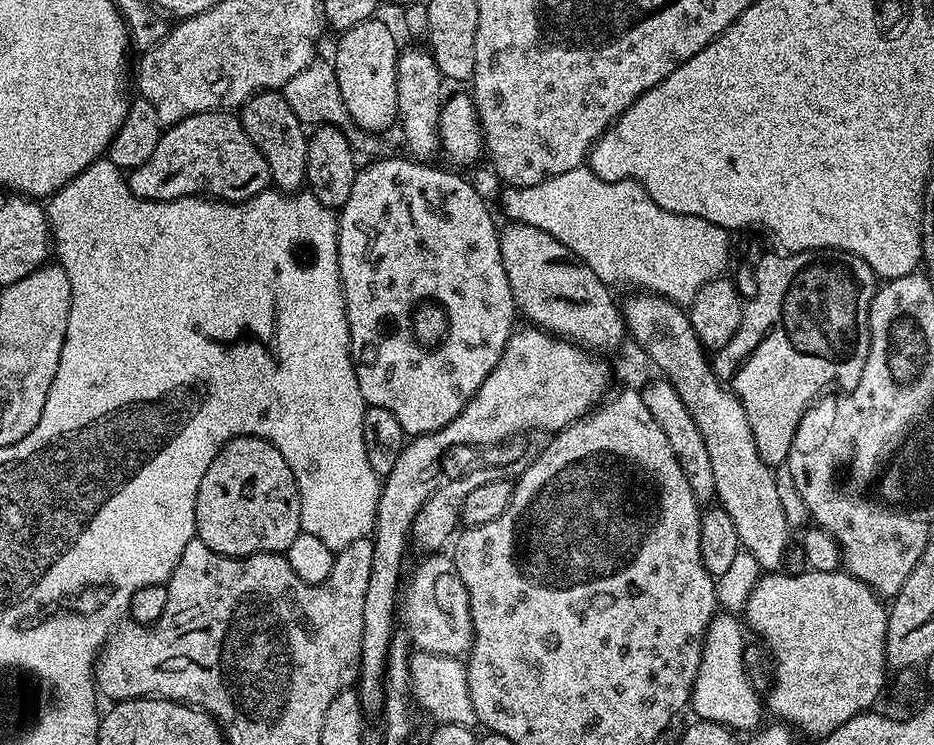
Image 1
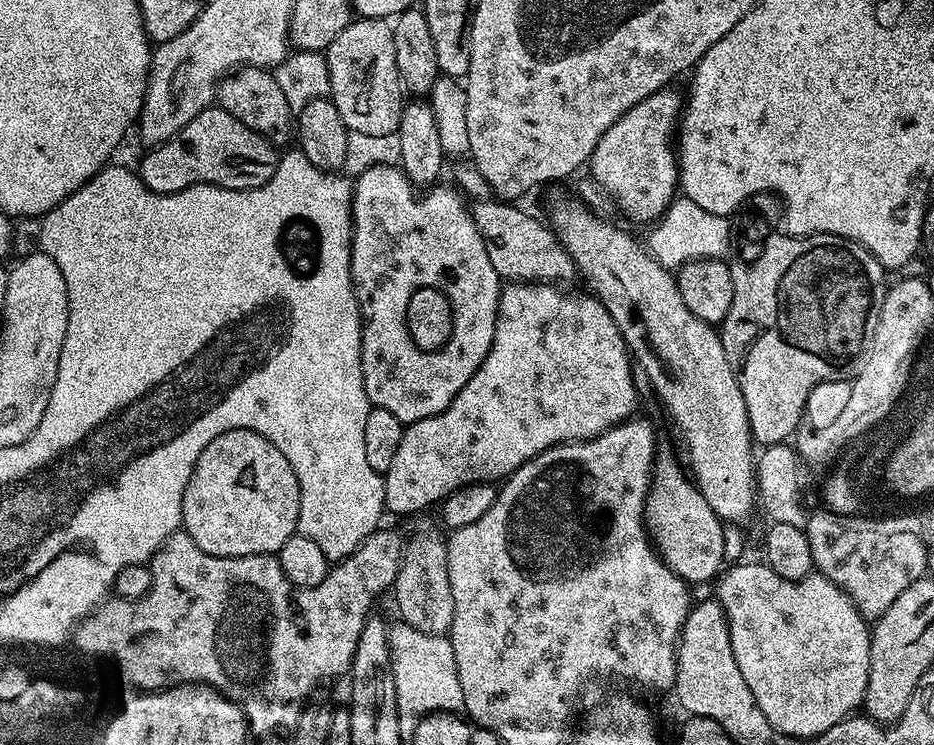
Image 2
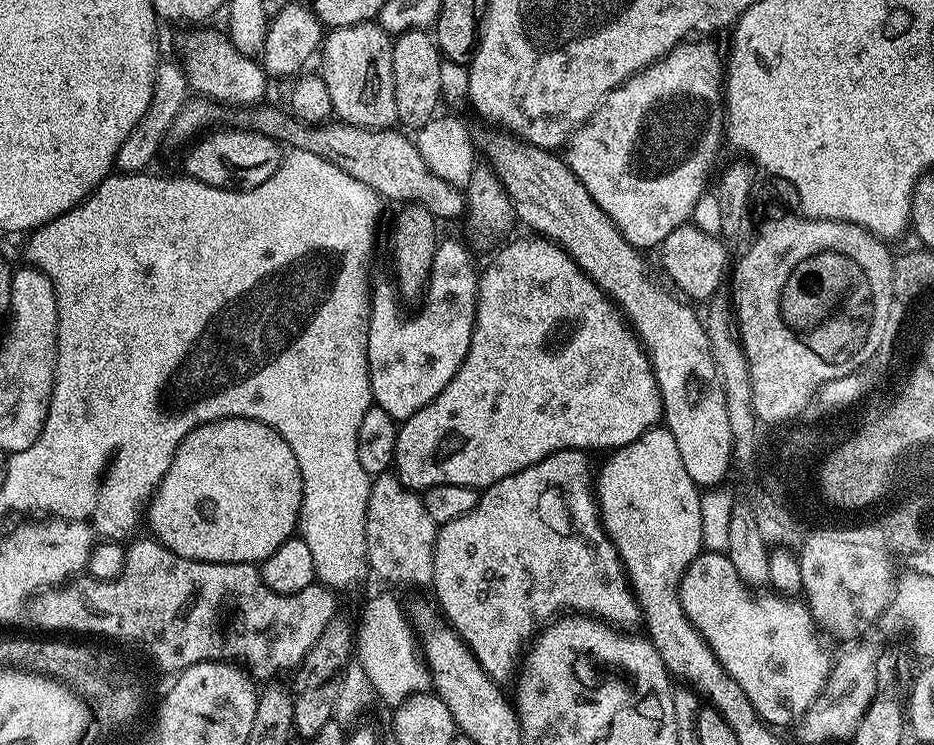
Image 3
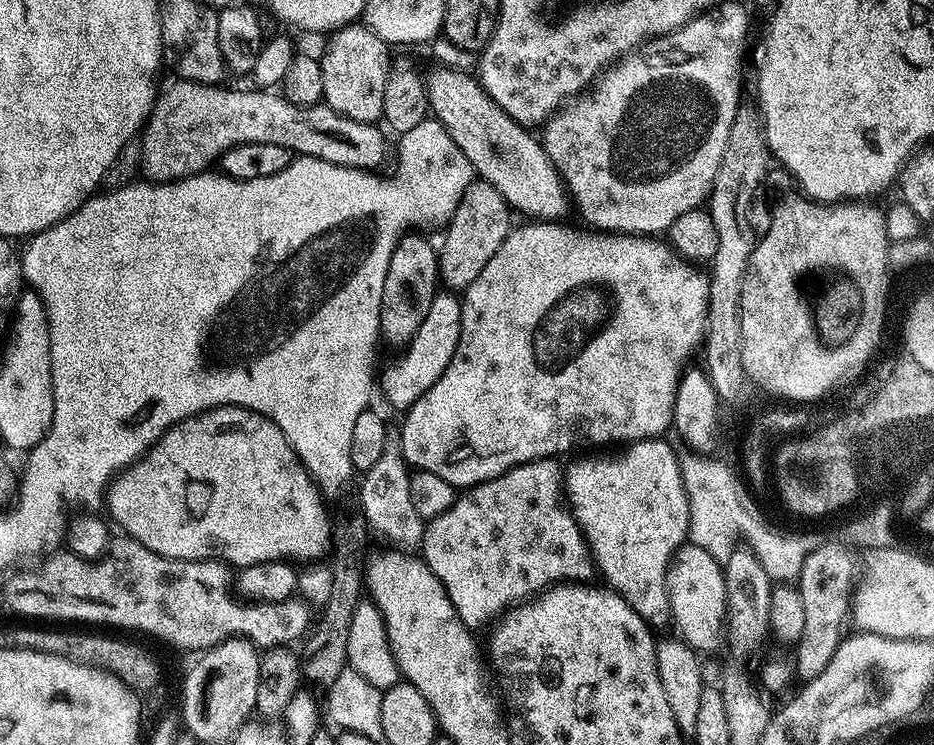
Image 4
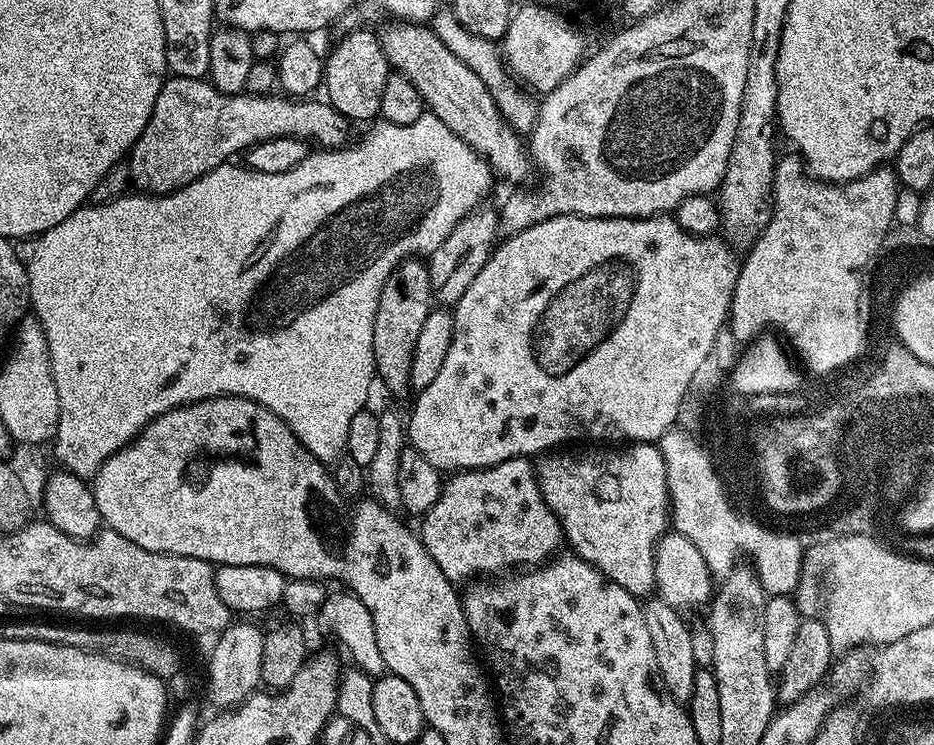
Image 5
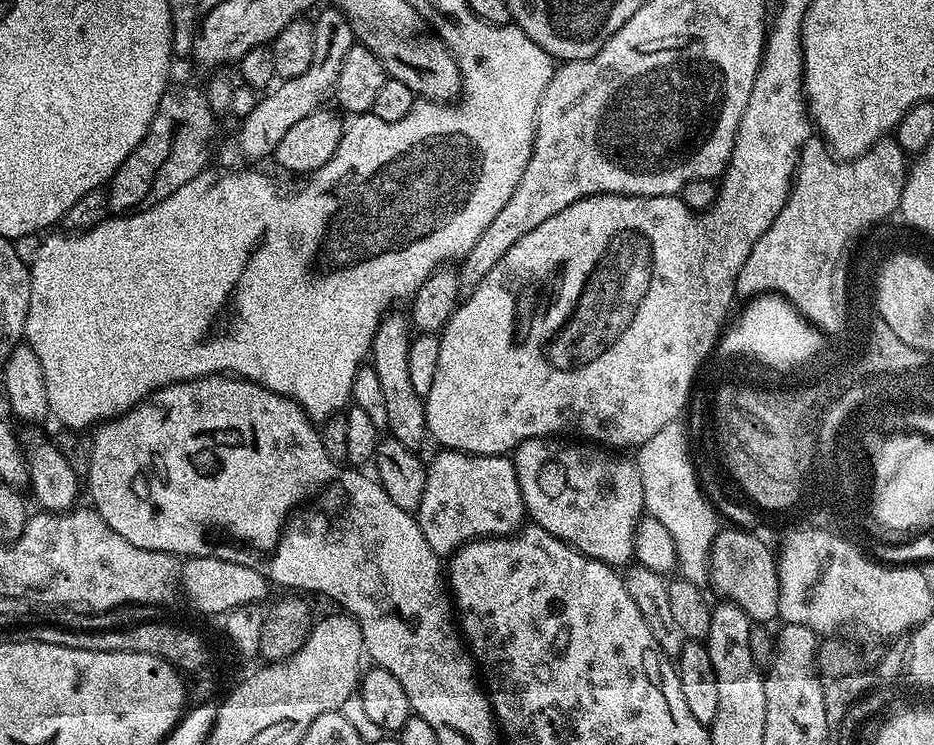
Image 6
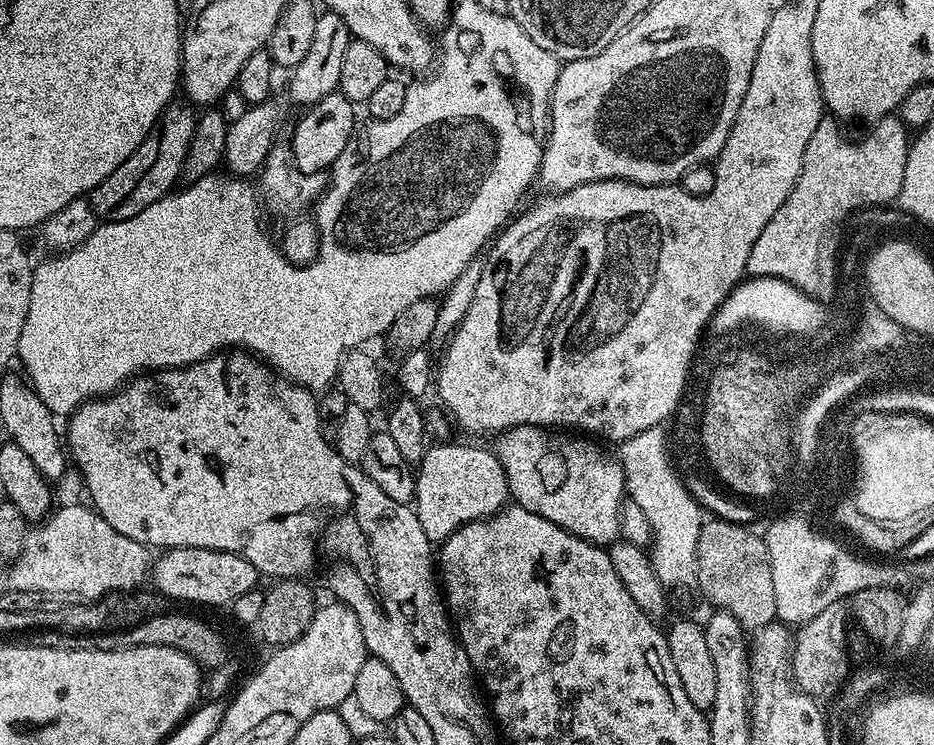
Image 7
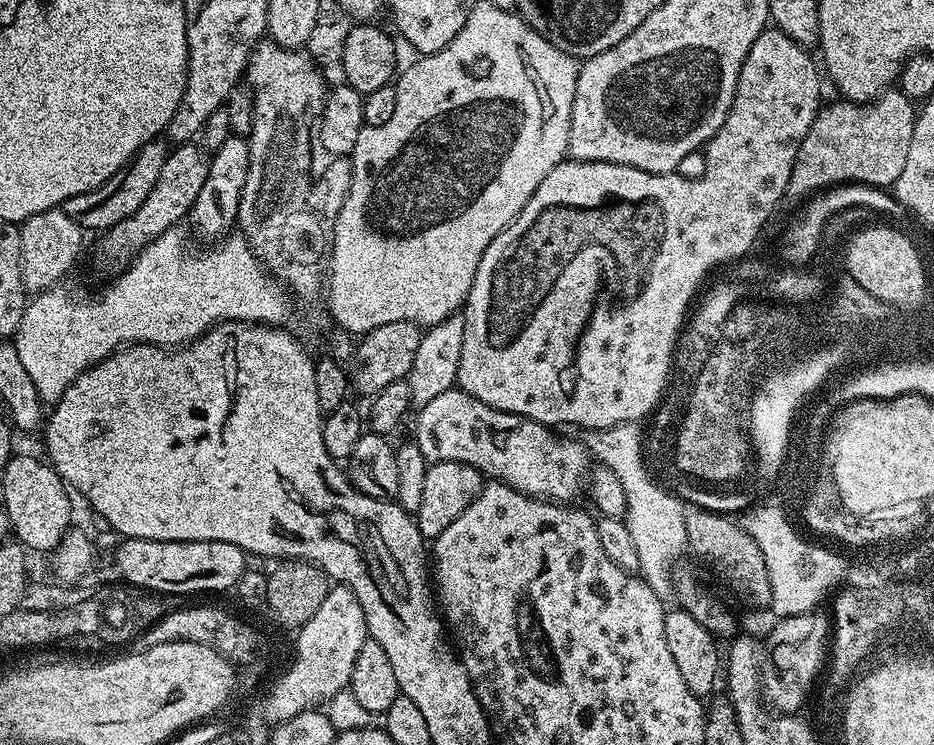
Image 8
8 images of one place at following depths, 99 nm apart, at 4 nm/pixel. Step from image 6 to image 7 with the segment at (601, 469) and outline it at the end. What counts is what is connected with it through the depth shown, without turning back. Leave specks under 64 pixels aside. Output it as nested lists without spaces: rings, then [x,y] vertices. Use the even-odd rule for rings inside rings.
[[[532,424],[514,426],[495,437],[494,451],[504,467],[511,499],[519,507],[546,518],[546,522],[554,522],[554,526],[562,526],[562,530],[578,538],[608,546],[620,536],[620,507],[626,499],[624,467],[615,455],[607,456],[598,445],[591,444],[596,443],[591,439],[575,440],[572,436],[575,435],[536,428]]]

